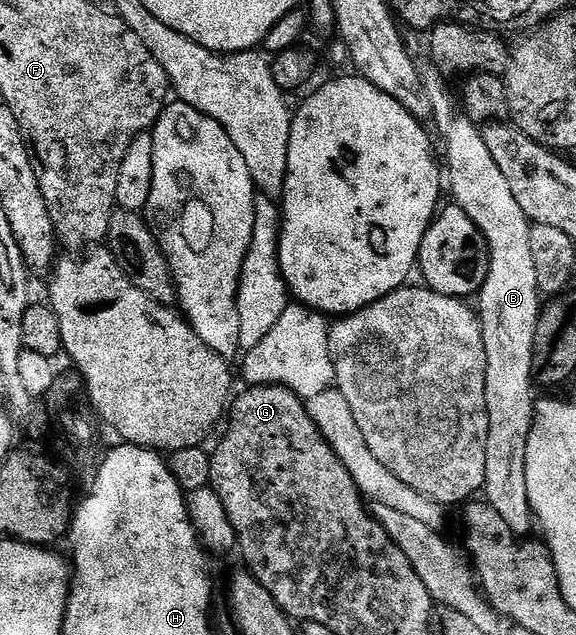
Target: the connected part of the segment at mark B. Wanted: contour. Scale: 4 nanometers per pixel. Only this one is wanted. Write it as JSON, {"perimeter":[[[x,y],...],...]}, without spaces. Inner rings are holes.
{"perimeter":[[[427,61],[419,68],[423,88],[431,102],[431,119],[443,138],[447,150],[445,175],[451,178],[454,206],[460,207],[481,229],[491,250],[491,268],[485,285],[477,296],[478,316],[483,324],[485,357],[487,358],[487,385],[485,395],[489,409],[489,438],[486,442],[486,502],[495,508],[513,533],[525,537],[534,528],[534,511],[529,501],[526,484],[526,446],[533,428],[537,384],[533,378],[535,338],[541,310],[541,294],[537,270],[533,261],[530,233],[532,222],[521,213],[505,173],[497,169],[493,153],[483,140],[480,124],[472,121],[460,104],[447,92],[448,80]]]}

